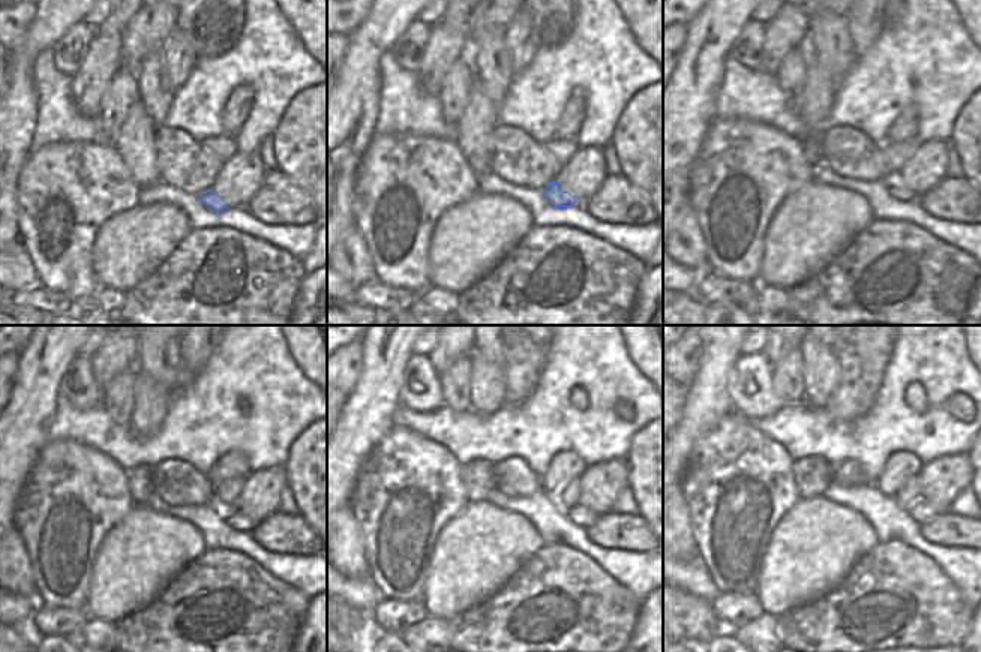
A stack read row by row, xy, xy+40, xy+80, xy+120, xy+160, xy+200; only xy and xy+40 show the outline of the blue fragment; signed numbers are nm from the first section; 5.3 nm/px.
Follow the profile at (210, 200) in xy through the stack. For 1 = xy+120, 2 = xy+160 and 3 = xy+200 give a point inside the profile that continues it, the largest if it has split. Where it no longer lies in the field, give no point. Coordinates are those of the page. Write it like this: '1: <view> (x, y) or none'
1: xy+120 (237, 520)
2: xy+160 (579, 514)
3: xy+200 (923, 511)

